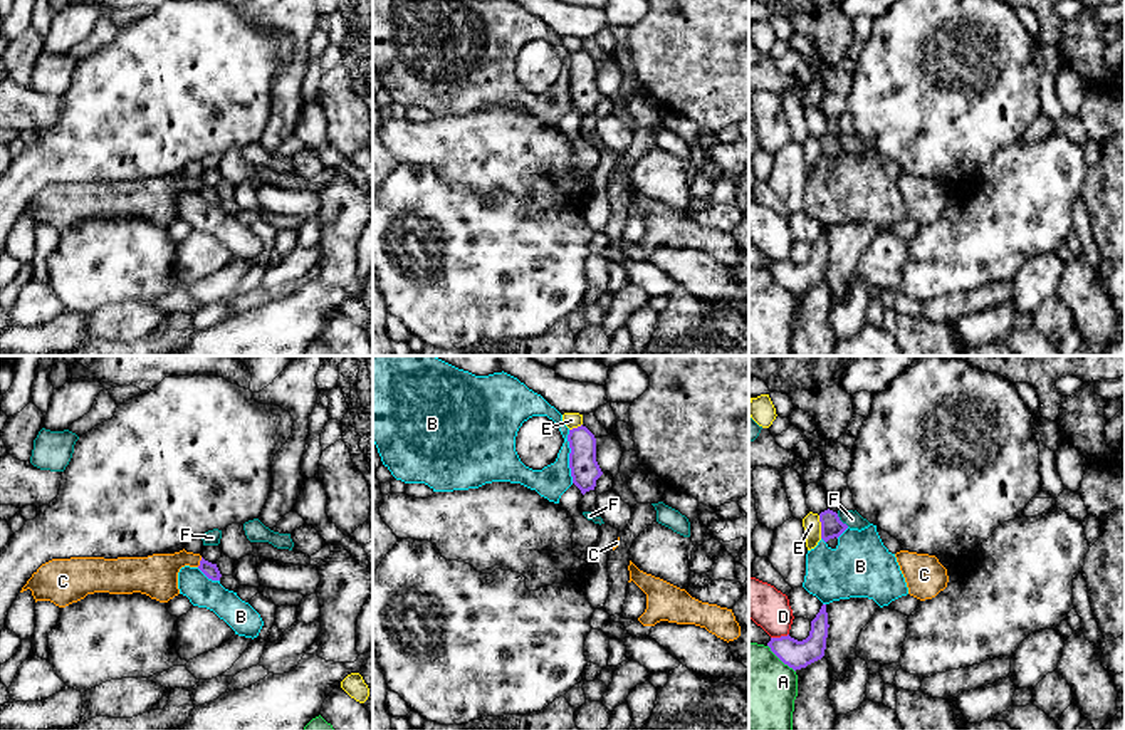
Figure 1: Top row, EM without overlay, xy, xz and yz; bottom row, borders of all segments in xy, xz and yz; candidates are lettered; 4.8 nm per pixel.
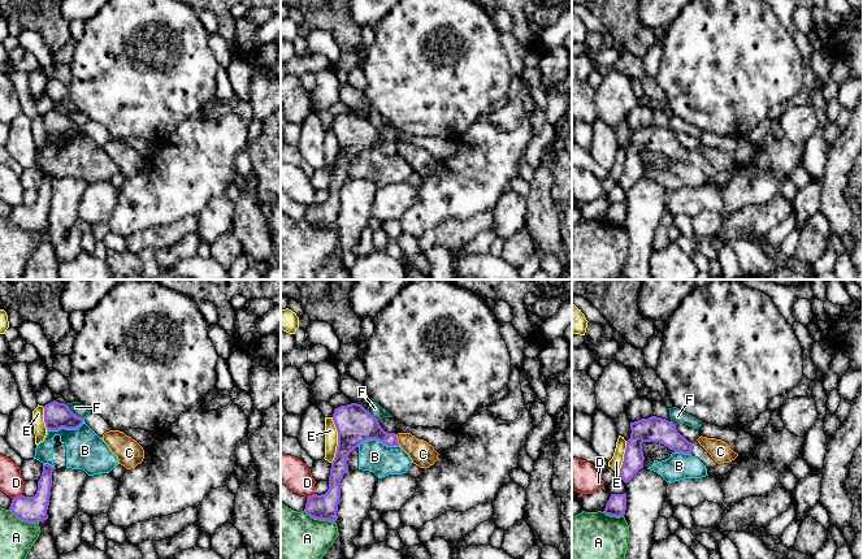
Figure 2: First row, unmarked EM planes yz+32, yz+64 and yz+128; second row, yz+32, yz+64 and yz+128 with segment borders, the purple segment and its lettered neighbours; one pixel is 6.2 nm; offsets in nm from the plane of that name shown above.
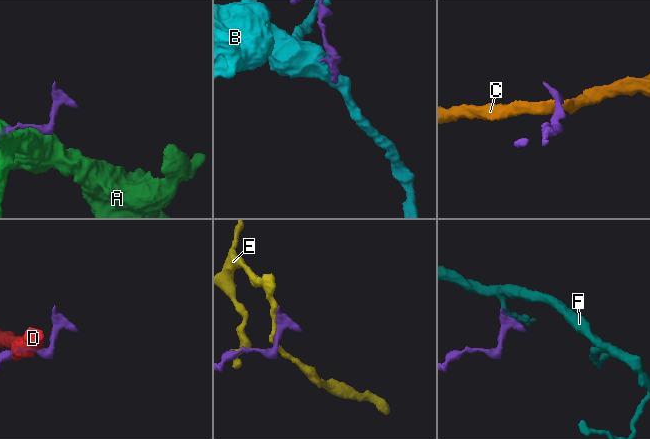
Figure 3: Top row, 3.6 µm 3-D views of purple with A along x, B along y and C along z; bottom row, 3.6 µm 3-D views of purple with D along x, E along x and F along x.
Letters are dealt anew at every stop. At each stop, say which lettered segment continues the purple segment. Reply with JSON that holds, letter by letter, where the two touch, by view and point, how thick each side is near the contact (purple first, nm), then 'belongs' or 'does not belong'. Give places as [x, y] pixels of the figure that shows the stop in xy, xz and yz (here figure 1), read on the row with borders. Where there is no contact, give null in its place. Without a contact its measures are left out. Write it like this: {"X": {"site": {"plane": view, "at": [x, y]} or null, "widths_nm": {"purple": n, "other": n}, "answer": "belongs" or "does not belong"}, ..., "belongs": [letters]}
{"A": {"site": {"plane": "yz", "at": [781, 660]}, "widths_nm": {"purple": 140, "other": 400}, "answer": "does not belong"}, "B": {"site": {"plane": "xz", "at": [570, 457]}, "widths_nm": {"purple": 140, "other": 160}, "answer": "does not belong"}, "C": {"site": {"plane": "xy", "at": [200, 563]}, "widths_nm": {"purple": 70, "other": 200}, "answer": "does not belong"}, "D": {"site": {"plane": "yz", "at": [781, 636]}, "widths_nm": {"purple": 140, "other": 190}, "answer": "does not belong"}, "E": {"site": {"plane": "yz", "at": [821, 527]}, "widths_nm": {"purple": 100, "other": 90}, "answer": "does not belong"}, "F": {"site": {"plane": "yz", "at": [840, 521]}, "widths_nm": {"purple": 100, "other": 80}, "answer": "does not belong"}, "belongs": []}

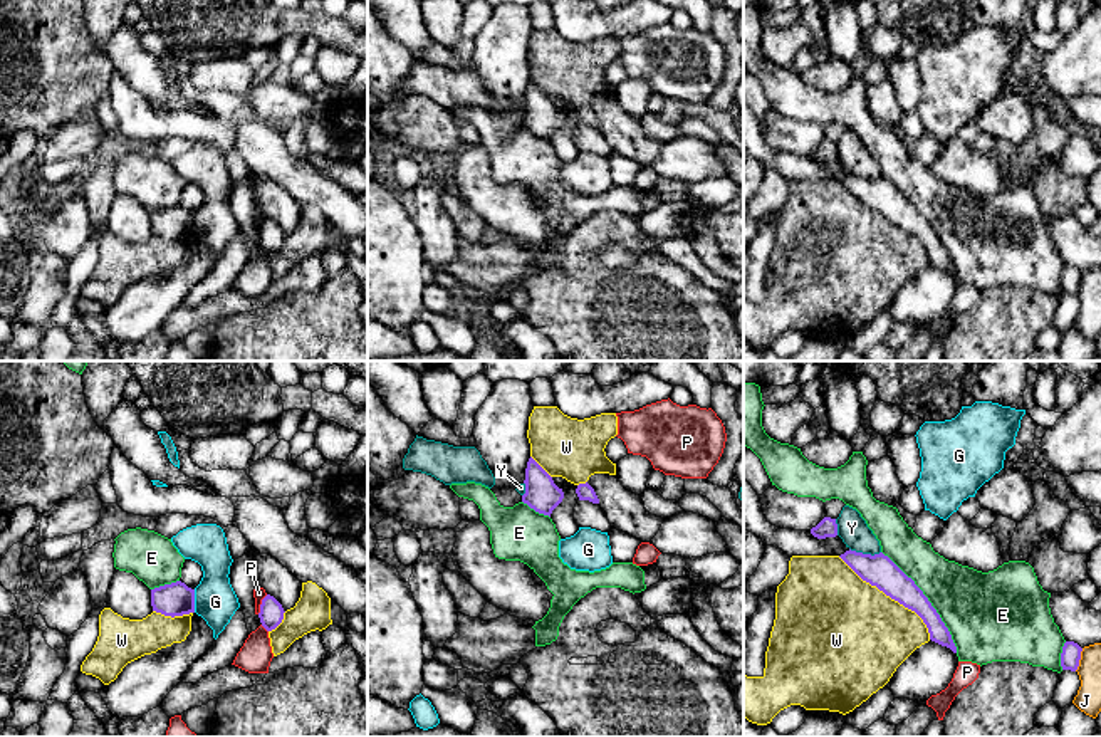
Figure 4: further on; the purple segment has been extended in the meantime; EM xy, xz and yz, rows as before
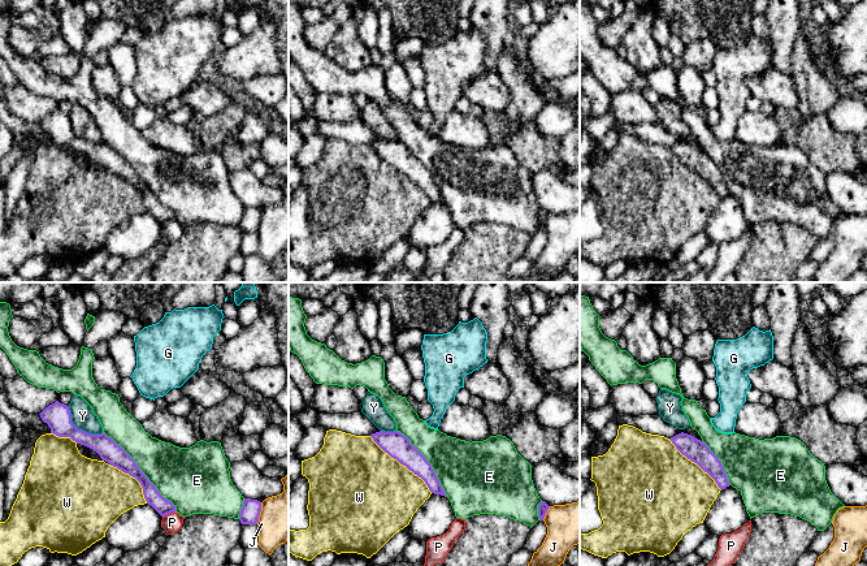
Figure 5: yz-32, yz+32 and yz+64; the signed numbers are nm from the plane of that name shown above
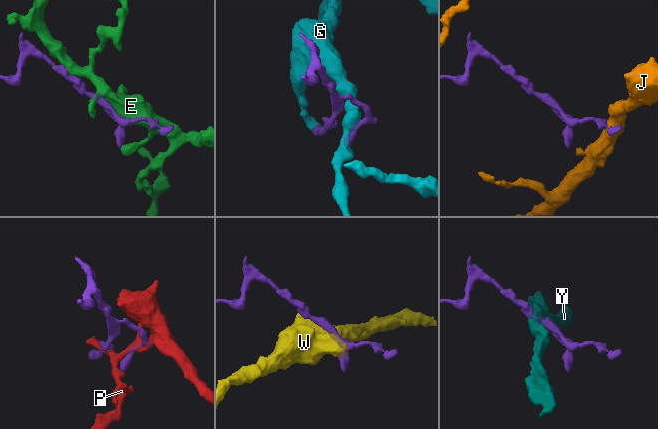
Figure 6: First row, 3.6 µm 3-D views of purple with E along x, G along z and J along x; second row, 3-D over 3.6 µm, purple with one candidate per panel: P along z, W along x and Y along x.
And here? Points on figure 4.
{"E": {"site": {"plane": "yz", "at": [928, 601]}, "widths_nm": {"purple": 150, "other": 360}, "answer": "does not belong"}, "G": {"site": {"plane": "xy", "at": [193, 601]}, "widths_nm": {"purple": 160, "other": 200}, "answer": "does not belong"}, "J": {"site": {"plane": "yz", "at": [1080, 658]}, "widths_nm": {"purple": 100, "other": 120}, "answer": "does not belong"}, "P": {"site": {"plane": "xy", "at": [260, 605]}, "widths_nm": {"purple": 120, "other": 60}, "answer": "does not belong"}, "W": {"site": {"plane": "yz", "at": [890, 596]}, "widths_nm": {"purple": 150, "other": 480}, "answer": "does not belong"}, "Y": {"site": {"plane": "yz", "at": [865, 554]}, "widths_nm": {"purple": 150, "other": 140}, "answer": "does not belong"}, "belongs": []}

